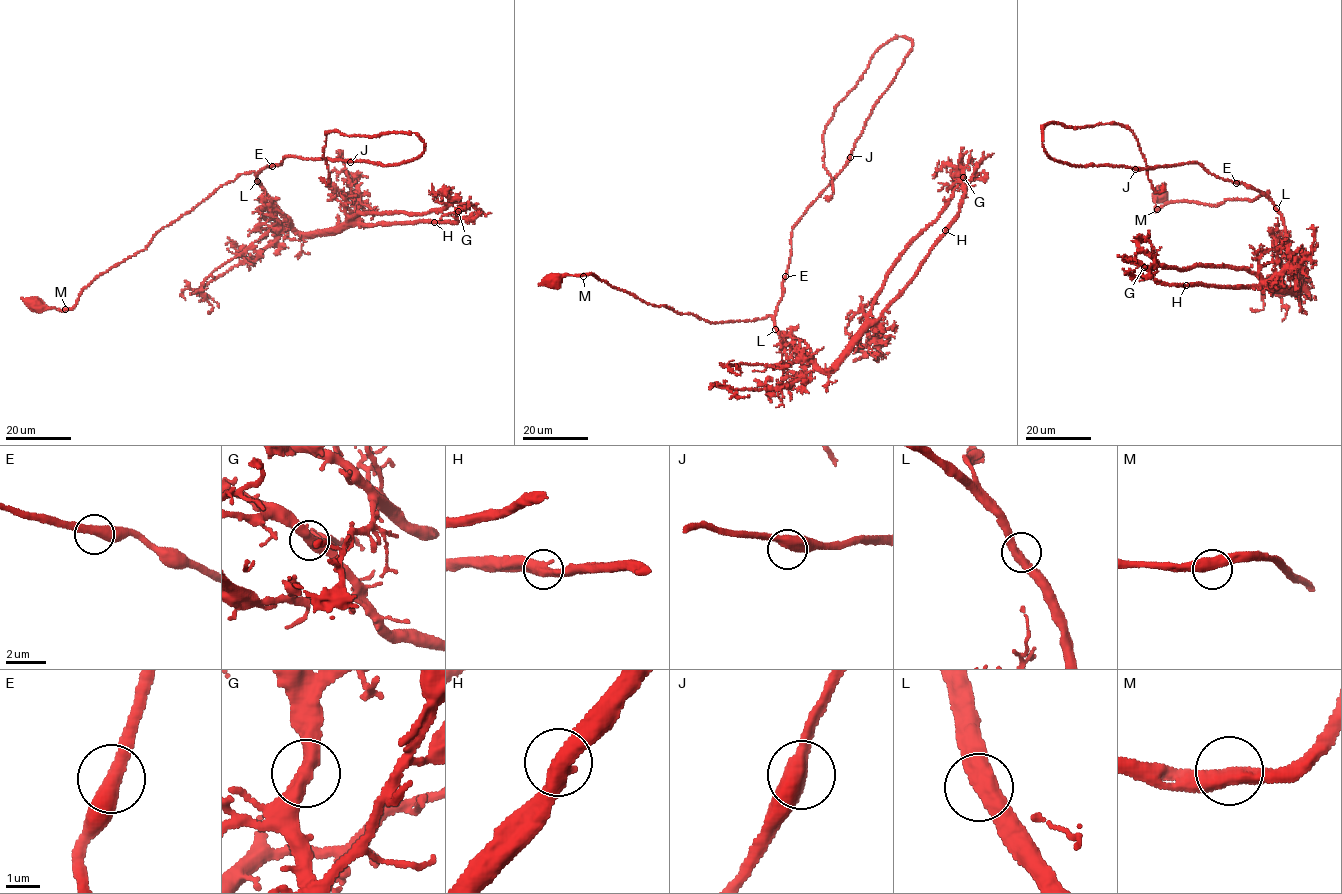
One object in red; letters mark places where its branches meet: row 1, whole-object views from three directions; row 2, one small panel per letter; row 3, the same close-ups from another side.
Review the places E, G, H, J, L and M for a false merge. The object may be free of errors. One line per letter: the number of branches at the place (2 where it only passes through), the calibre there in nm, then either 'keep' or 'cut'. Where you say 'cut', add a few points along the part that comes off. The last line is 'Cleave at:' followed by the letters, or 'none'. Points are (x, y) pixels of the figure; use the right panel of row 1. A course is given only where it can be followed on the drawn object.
E: branches 2; calibre 440 nm; keep
G: branches 2; calibre 440 nm; keep
H: branches 2; calibre 440 nm; keep
J: branches 2; calibre 480 nm; keep
L: branches 2; calibre 440 nm; keep
M: branches 2; calibre 440 nm; keep
Cleave at: none

